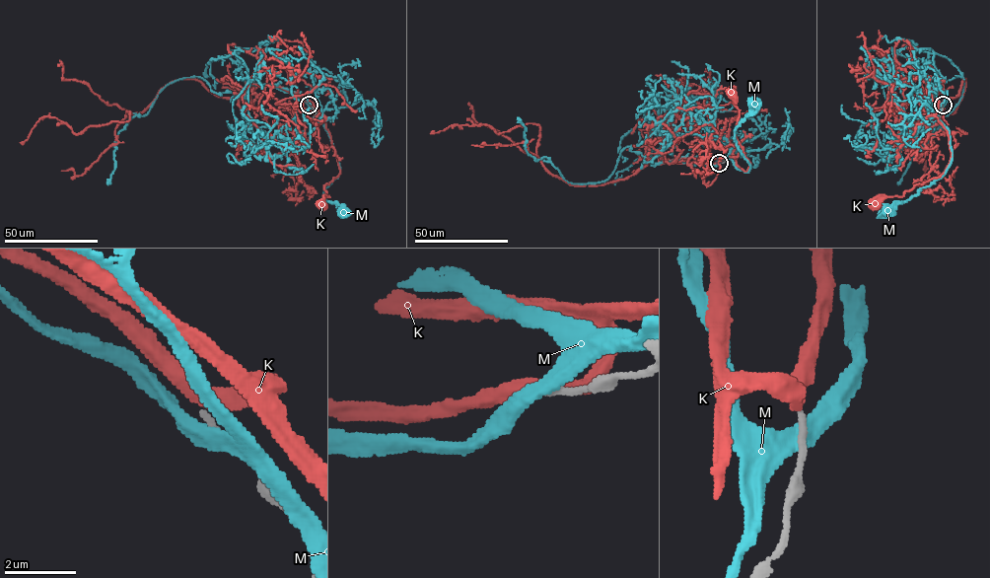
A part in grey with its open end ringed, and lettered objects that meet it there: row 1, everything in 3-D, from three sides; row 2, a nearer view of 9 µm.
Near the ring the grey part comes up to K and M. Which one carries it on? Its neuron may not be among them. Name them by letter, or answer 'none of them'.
none of them

